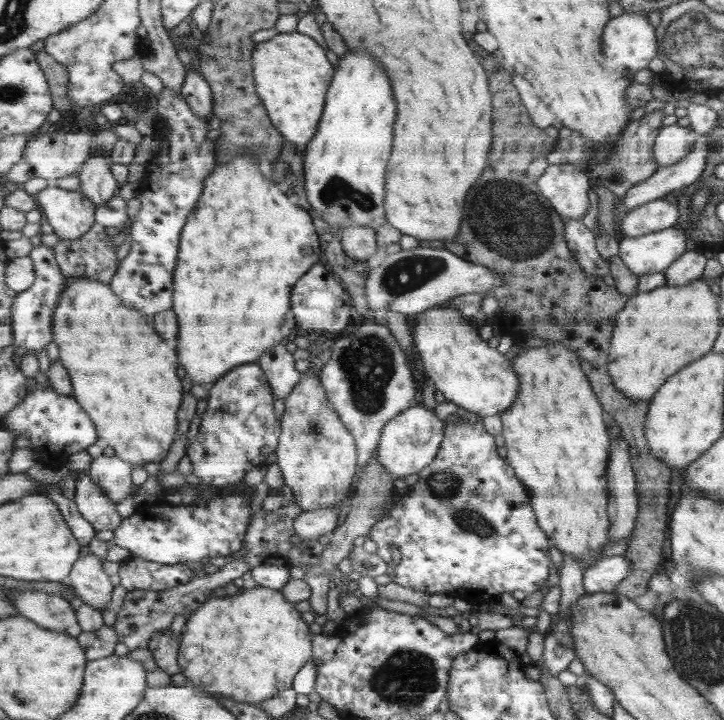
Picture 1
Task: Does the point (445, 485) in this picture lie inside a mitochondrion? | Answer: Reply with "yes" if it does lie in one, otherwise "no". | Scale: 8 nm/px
yes

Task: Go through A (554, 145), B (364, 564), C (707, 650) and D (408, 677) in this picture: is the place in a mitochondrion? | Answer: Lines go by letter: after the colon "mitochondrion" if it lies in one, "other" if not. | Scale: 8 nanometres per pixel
A: other
B: mitochondrion
C: mitochondrion
D: mitochondrion

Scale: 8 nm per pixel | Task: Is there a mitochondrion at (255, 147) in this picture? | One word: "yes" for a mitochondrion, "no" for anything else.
yes

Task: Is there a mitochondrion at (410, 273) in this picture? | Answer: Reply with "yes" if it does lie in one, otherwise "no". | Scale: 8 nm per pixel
yes

